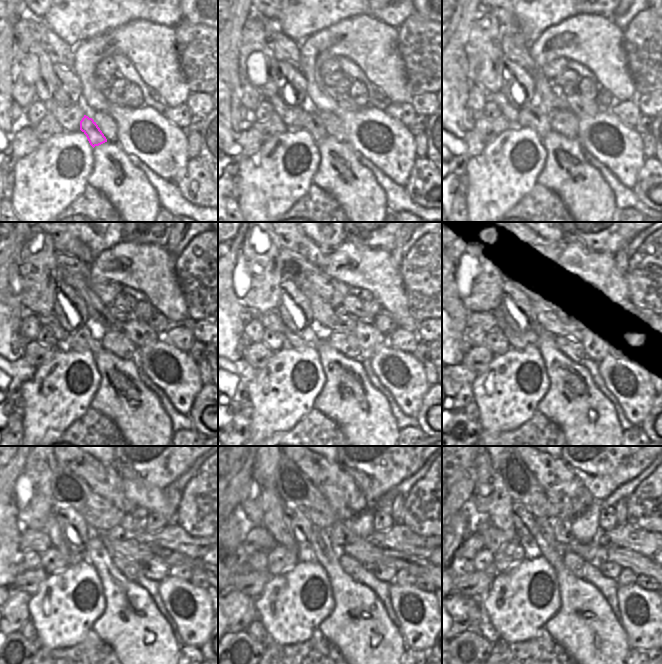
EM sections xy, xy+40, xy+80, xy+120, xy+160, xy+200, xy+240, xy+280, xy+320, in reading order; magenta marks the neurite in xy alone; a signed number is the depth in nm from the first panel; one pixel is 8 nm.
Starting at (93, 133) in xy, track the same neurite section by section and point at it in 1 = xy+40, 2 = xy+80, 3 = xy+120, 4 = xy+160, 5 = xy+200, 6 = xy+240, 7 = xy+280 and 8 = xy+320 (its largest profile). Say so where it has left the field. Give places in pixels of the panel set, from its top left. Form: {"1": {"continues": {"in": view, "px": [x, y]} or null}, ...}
{"1": {"continues": {"in": "xy+40", "px": [310, 121]}}, "2": {"continues": {"in": "xy+80", "px": [533, 117]}}, "3": {"continues": {"in": "xy+120", "px": [84, 339]}}, "4": {"continues": {"in": "xy+160", "px": [307, 338]}}, "5": {"continues": {"in": "xy+200", "px": [518, 340]}}, "6": {"continues": {"in": "xy+240", "px": [52, 528]}}, "7": {"continues": {"in": "xy+280", "px": [276, 522]}}, "8": {"continues": {"in": "xy+320", "px": [490, 495]}}}

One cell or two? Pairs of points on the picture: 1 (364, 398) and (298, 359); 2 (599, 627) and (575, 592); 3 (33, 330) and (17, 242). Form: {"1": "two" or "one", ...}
{"1": "two", "2": "one", "3": "two"}

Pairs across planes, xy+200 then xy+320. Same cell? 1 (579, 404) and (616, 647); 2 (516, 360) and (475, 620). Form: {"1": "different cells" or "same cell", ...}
{"1": "same cell", "2": "different cells"}

